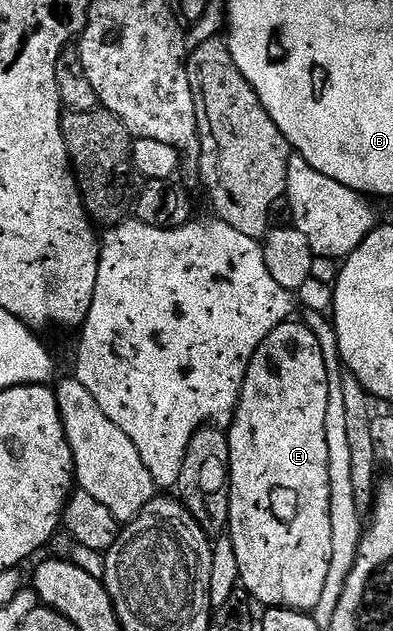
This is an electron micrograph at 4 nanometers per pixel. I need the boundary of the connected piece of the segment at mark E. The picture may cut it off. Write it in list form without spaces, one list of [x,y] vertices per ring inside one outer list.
[[[302,322],[278,324],[261,342],[249,362],[249,370],[239,391],[239,404],[235,416],[226,429],[229,442],[229,466],[231,467],[231,490],[227,527],[232,540],[233,551],[240,568],[239,579],[252,601],[260,600],[267,608],[292,608],[298,612],[310,613],[325,590],[325,577],[329,575],[329,558],[333,555],[333,522],[329,522],[329,442],[325,442],[325,410],[329,407],[329,374],[326,373],[325,359],[321,345],[313,336],[312,330]]]

